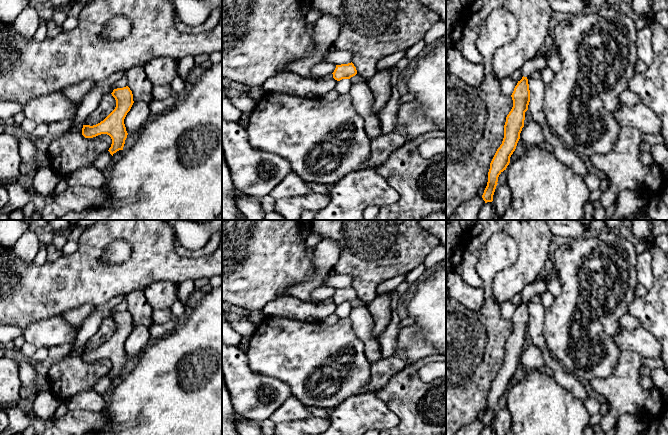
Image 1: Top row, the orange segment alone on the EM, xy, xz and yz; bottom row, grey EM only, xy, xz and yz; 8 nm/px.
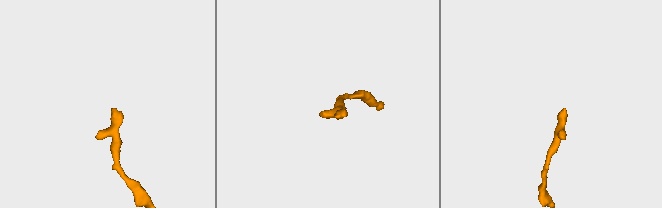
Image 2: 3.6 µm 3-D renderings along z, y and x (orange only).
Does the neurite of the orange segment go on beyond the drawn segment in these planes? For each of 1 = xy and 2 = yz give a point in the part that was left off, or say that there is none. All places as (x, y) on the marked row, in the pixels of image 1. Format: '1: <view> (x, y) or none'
1: none
2: yz (539, 62)

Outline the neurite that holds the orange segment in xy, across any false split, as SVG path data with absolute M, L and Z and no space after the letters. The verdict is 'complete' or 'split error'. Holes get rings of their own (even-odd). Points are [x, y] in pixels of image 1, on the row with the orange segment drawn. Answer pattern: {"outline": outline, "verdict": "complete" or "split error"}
{"outline": "M128 86L114 89L111 94L116 100L115 109L100 123L93 126L83 125L82 135L85 138L93 138L101 134L109 135L112 144L108 151L113 156L117 151L123 150L128 135L124 119L134 101L132 91Z", "verdict": "complete"}

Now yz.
{"outline": "M553 43L545 55L537 55L528 61L521 69L523 77L518 81L511 95L513 107L506 117L504 138L490 163L488 182L482 195L485 203L493 201L493 195L498 184L498 177L509 165L510 157L515 151L520 139L520 133L524 127L525 112L528 110L530 102L530 90L527 78L537 70L545 68L547 66L548 57L557 53L557 45Z", "verdict": "split error"}

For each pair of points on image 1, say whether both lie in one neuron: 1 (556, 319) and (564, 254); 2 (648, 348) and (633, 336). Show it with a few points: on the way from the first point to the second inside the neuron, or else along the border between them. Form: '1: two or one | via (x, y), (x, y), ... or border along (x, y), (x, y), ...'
1: one | via (569, 303), (569, 270)
2: one | via (644, 344), (637, 340)

